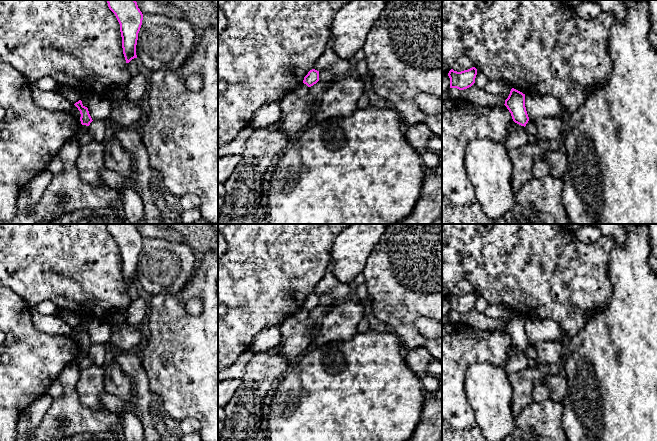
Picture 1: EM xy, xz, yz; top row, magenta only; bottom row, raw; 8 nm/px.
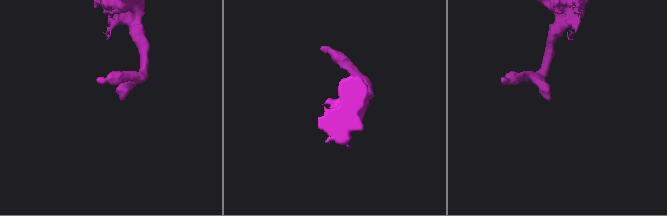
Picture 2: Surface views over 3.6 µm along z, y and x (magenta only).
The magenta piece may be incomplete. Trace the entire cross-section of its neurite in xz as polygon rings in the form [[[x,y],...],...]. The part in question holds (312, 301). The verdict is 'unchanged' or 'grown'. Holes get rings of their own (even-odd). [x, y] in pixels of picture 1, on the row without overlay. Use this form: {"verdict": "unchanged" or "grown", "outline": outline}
{"verdict": "unchanged", "outline": [[[312,293],[304,301],[303,307],[306,308],[308,311],[311,311],[318,305],[319,305],[319,295]]]}

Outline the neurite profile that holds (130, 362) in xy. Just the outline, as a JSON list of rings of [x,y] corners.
[[[136,351],[121,352],[113,359],[132,379],[136,414],[141,419],[144,429],[143,441],[162,441],[156,430],[156,422],[151,413],[155,397],[150,391],[149,380],[139,355]]]

